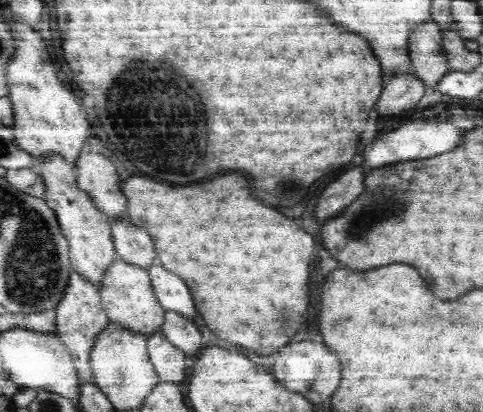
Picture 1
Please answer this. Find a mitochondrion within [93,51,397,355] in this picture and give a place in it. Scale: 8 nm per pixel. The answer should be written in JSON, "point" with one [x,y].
{"point":[151,98]}

